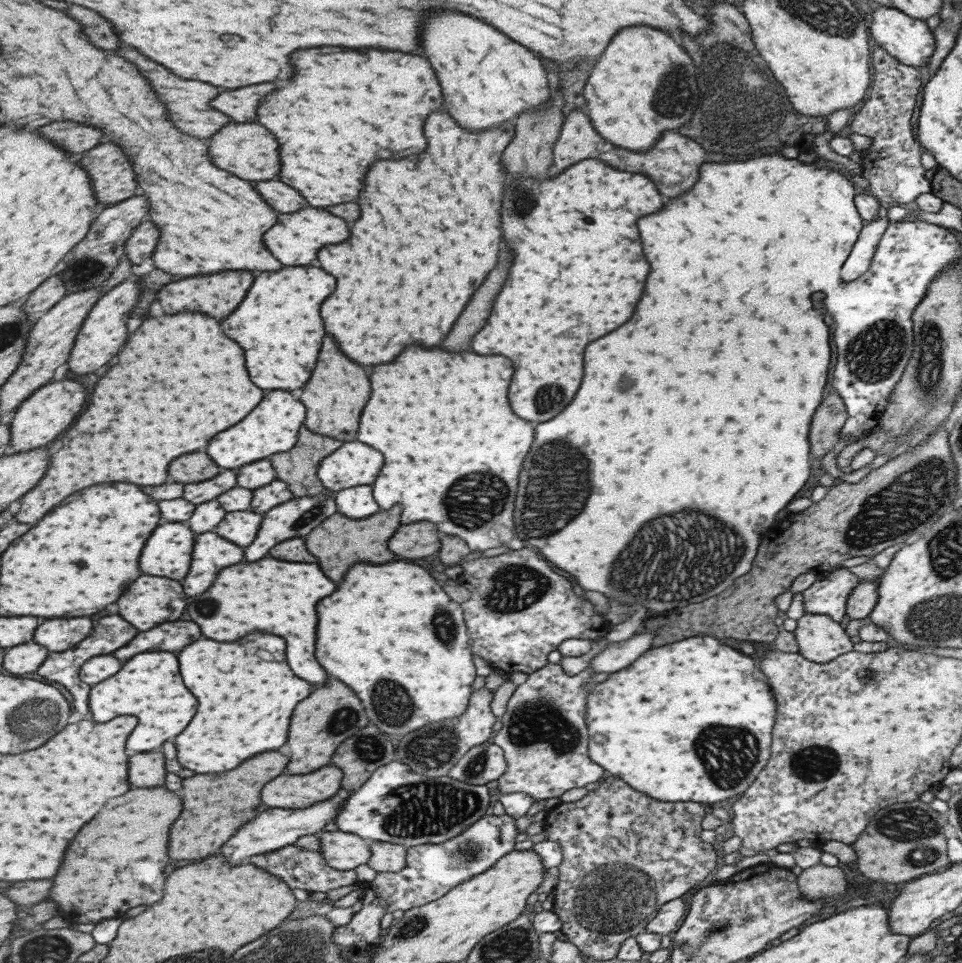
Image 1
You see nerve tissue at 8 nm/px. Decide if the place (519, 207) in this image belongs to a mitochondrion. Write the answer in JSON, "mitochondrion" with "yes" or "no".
{"mitochondrion":"yes"}

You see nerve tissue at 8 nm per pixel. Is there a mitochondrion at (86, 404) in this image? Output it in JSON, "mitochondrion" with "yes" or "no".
{"mitochondrion":"no"}

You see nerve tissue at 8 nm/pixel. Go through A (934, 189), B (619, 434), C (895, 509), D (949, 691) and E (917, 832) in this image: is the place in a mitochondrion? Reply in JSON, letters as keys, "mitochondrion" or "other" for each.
{"A":"other","B":"other","C":"mitochondrion","D":"other","E":"mitochondrion"}

